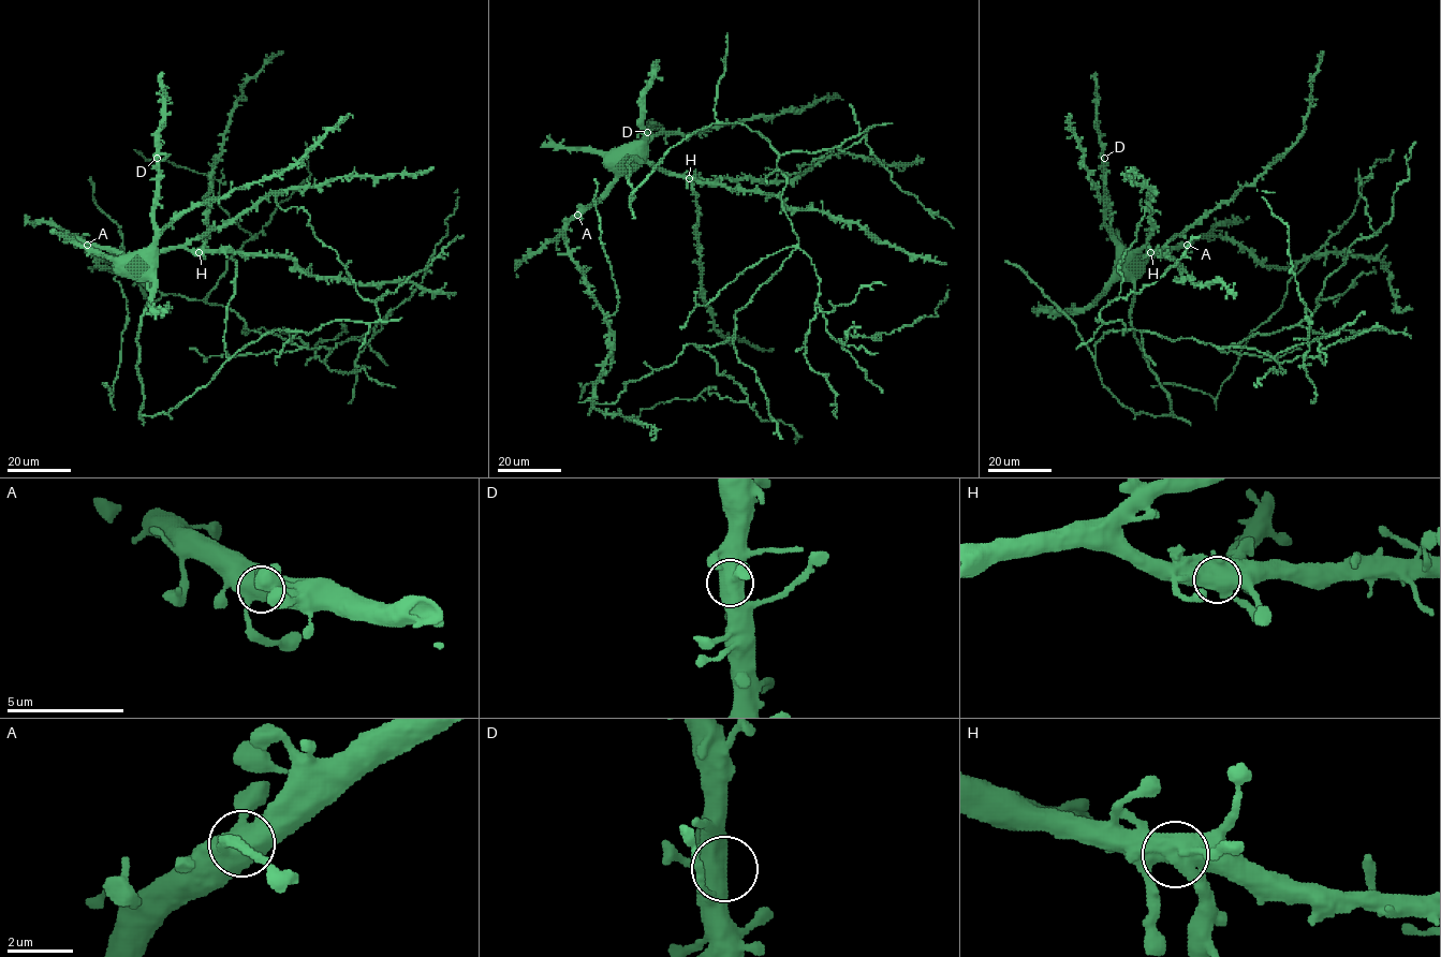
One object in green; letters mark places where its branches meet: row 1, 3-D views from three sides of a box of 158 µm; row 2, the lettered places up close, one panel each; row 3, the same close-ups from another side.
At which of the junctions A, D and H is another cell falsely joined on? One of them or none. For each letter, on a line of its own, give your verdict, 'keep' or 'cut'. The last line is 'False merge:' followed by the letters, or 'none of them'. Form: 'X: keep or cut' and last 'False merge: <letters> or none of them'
A: keep
D: keep
H: cut
False merge: H

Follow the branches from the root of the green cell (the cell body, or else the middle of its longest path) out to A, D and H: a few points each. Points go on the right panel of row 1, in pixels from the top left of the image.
A: (1131, 265), (1130, 254), (1156, 256), (1187, 245)
D: (1131, 265), (1112, 230), (1104, 158)
H: (1131, 265), (1132, 251), (1146, 248), (1150, 252)

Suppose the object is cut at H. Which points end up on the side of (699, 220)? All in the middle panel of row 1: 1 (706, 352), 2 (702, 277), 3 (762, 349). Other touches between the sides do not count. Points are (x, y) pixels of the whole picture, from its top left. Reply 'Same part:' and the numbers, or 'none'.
Same part: 2, 3

